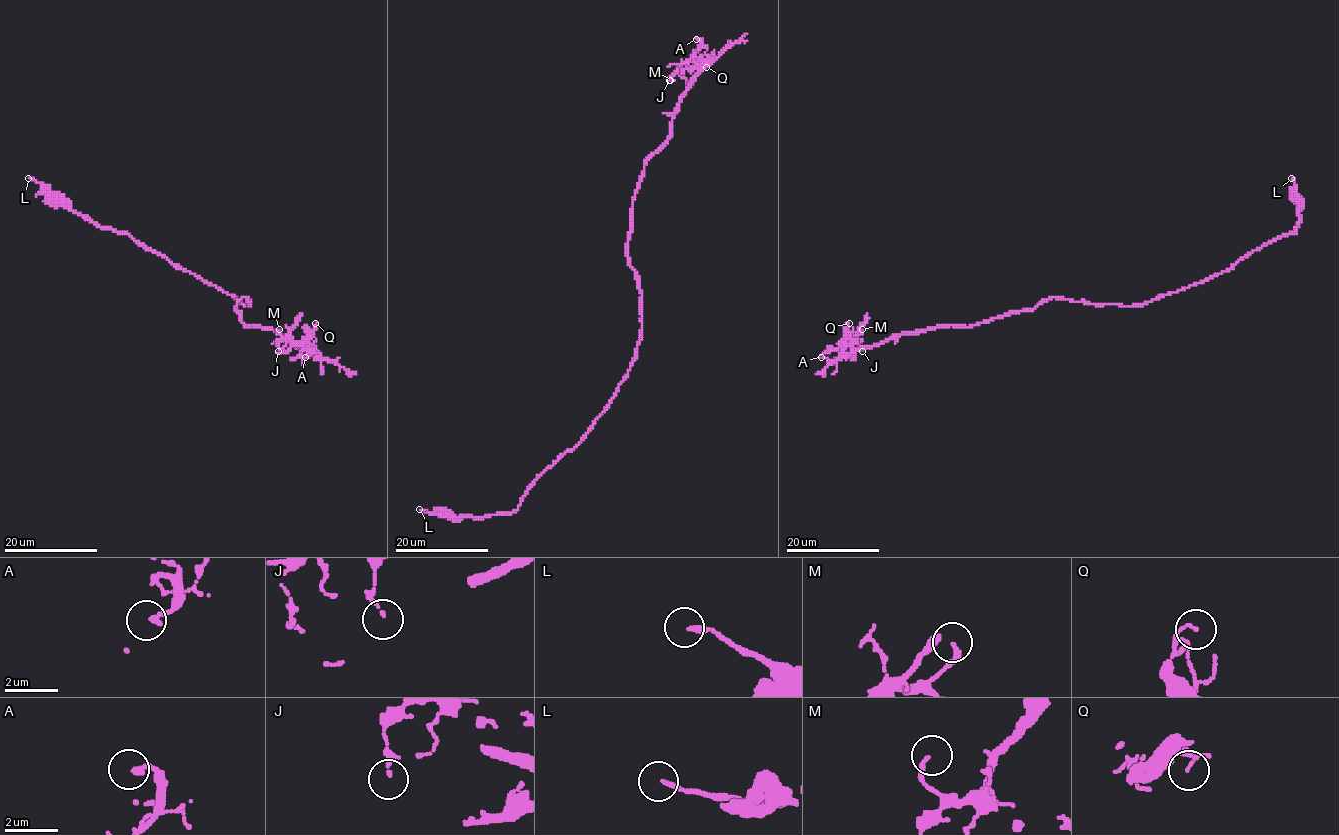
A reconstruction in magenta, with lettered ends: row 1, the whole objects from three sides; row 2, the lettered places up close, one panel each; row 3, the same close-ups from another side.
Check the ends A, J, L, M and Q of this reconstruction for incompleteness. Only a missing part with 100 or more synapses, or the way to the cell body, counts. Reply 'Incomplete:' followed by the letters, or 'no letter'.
Incomplete: no letter

